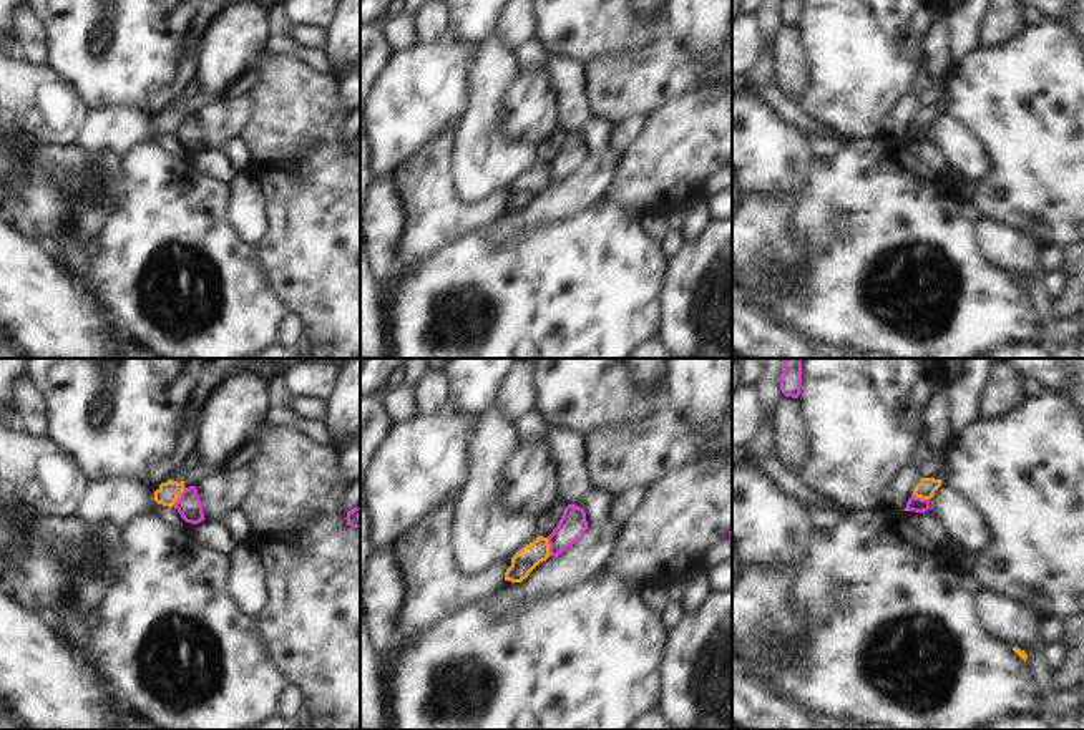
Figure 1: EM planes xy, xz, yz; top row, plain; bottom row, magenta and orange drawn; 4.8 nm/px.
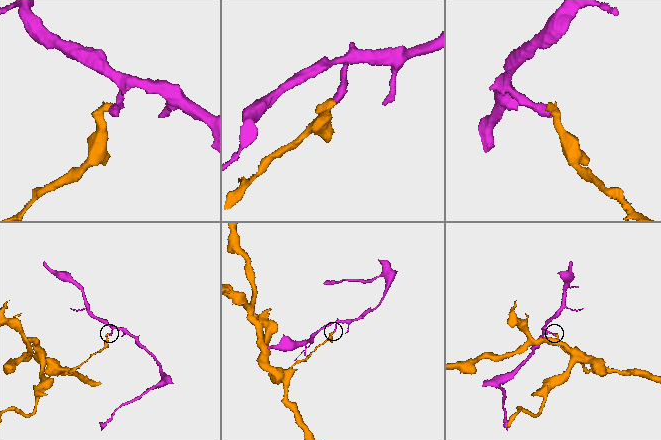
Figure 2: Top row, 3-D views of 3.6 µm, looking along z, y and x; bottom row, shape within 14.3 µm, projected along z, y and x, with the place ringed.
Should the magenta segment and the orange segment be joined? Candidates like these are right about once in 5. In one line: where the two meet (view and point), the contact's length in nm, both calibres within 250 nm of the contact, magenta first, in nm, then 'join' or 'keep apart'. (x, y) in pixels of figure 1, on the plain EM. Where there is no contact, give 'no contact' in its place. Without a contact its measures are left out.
xy (180, 125) | 110 nm | 120/110 nm | keep apart

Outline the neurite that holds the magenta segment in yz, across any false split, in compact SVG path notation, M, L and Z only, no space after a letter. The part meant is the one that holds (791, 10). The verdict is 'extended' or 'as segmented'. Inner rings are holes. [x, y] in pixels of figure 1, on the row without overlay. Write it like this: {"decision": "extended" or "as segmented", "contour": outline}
{"decision": "as segmented", "contour": "M782 0L780 18L785 25L798 27L802 12L802 0Z"}

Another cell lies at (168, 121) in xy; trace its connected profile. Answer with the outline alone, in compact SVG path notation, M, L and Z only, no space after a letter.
M166 110L161 111L159 116L154 119L154 129L163 134L173 136L181 121L184 119L184 110Z

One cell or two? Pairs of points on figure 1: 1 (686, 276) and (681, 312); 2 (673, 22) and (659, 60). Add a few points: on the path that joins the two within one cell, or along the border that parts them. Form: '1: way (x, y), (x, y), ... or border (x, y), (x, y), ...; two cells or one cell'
1: way (686, 284), (686, 304); one cell
2: border (663, 34), (674, 38), (694, 65); two cells

